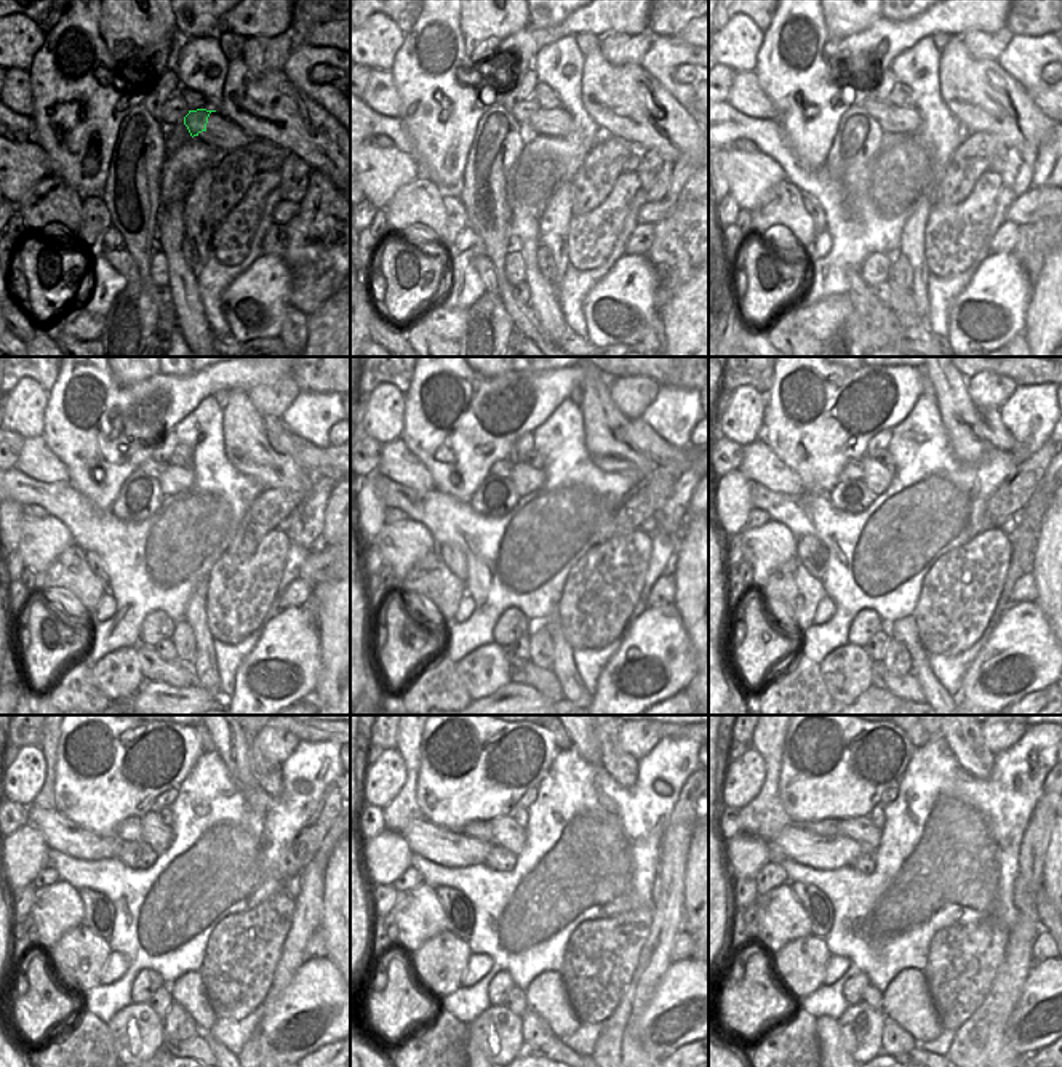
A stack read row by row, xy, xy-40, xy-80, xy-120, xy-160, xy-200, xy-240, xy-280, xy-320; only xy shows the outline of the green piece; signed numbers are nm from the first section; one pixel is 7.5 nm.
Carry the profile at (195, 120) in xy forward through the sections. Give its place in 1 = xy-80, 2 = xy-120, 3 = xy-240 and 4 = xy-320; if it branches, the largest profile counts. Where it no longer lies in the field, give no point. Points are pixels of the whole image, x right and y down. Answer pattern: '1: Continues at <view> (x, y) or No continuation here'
1: Continues at xy-80 (898, 120)
2: Continues at xy-120 (175, 479)
3: Continues at xy-240 (154, 831)
4: Continues at xy-320 (861, 829)

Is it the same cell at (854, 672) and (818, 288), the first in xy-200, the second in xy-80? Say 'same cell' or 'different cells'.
different cells

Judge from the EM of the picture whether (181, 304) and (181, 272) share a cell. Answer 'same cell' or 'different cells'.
same cell

